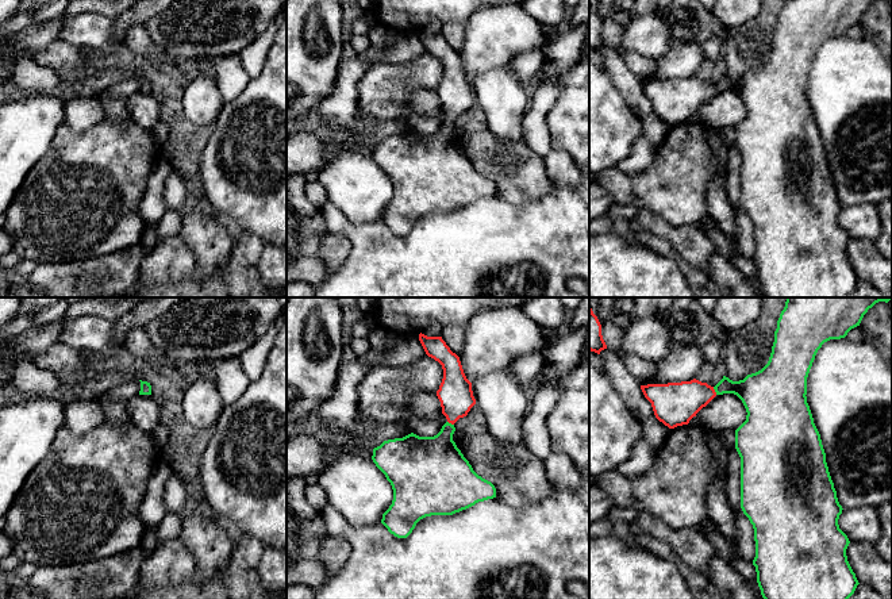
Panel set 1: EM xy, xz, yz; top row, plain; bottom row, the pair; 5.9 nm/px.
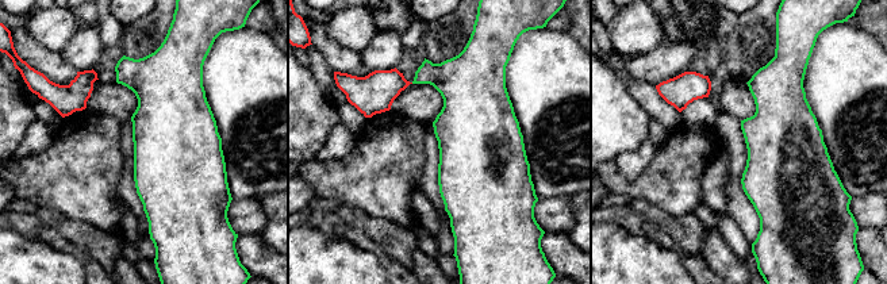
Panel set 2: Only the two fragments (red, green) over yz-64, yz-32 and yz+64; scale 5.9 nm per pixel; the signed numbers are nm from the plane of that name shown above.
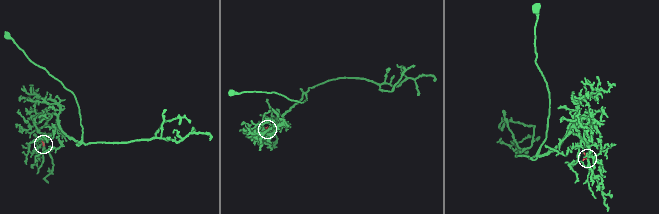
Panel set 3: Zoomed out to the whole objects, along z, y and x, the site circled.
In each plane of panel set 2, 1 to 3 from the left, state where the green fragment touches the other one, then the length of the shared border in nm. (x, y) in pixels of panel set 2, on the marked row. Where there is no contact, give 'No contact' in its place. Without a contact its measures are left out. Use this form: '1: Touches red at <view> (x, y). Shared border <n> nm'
1: No contact
2: No contact
3: No contact

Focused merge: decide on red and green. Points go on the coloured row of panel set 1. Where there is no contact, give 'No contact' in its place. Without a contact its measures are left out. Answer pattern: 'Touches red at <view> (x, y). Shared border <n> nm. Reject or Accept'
Touches red at yz (714, 391). Shared border 50 nm. Accept

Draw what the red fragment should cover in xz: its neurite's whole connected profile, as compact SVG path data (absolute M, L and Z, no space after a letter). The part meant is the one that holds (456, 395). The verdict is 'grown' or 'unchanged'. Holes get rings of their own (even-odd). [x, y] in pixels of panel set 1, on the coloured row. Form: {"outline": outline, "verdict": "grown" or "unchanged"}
{"outline": "M419 334L426 354L442 365L443 379L437 391L442 414L447 422L434 437L419 437L414 433L384 441L373 449L372 460L385 475L393 489L393 500L382 514L381 523L397 538L407 538L416 523L431 515L453 515L478 502L496 498L495 485L478 476L453 441L454 423L468 415L476 404L472 383L466 379L460 357L450 350L442 337Z", "verdict": "grown"}

